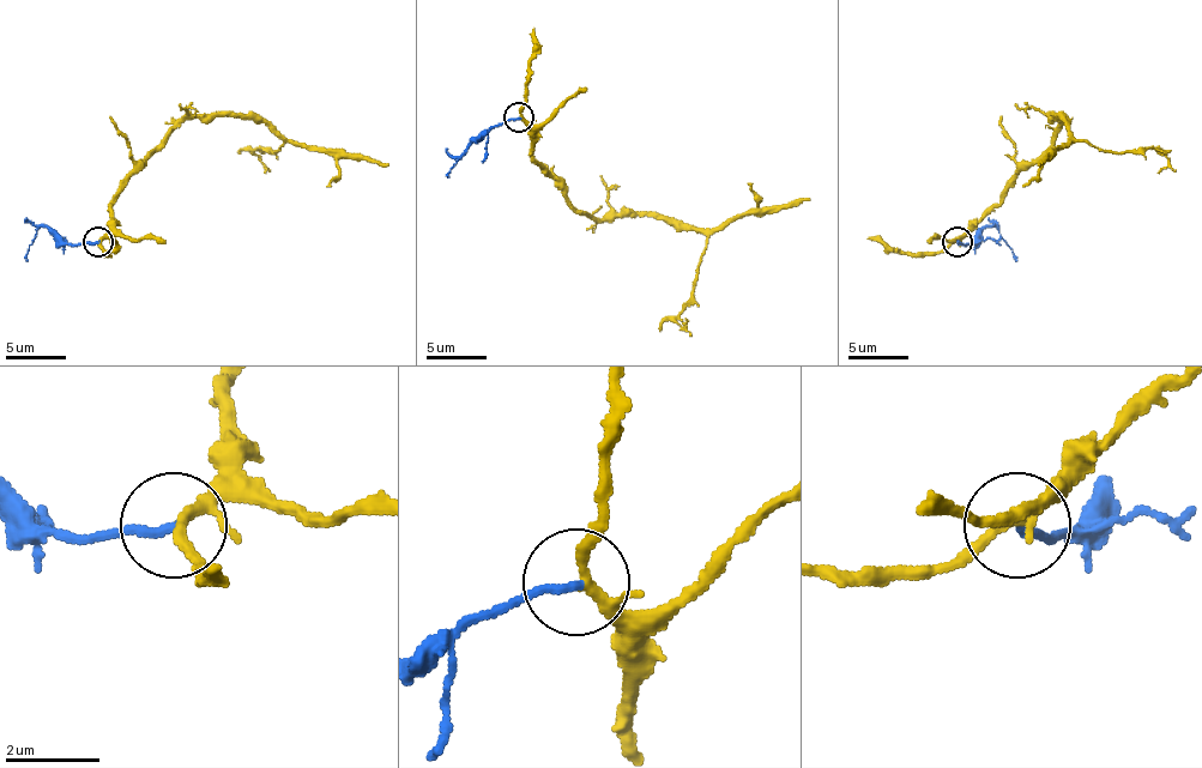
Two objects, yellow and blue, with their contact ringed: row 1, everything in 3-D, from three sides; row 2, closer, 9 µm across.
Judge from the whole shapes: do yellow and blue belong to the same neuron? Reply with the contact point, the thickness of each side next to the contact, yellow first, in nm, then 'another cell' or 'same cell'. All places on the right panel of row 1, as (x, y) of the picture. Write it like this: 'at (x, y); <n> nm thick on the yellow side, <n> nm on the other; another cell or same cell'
at (956, 241); 170 nm thick on the yellow side, 180 nm on the other; same cell

